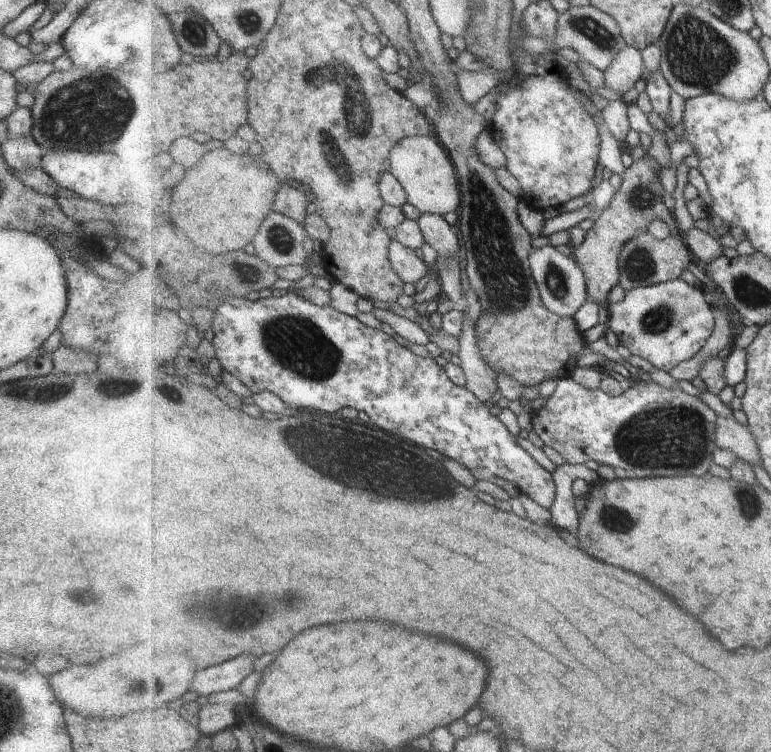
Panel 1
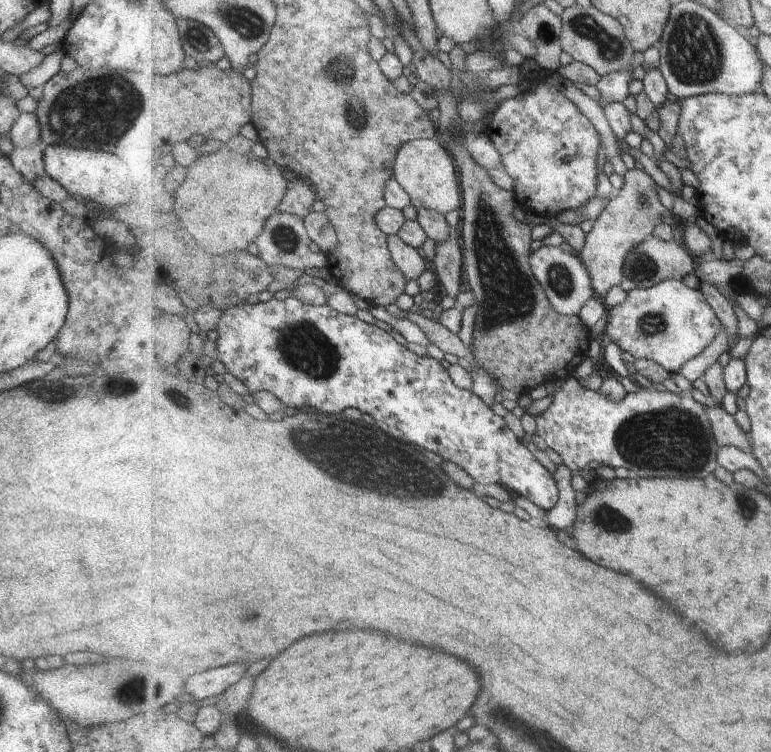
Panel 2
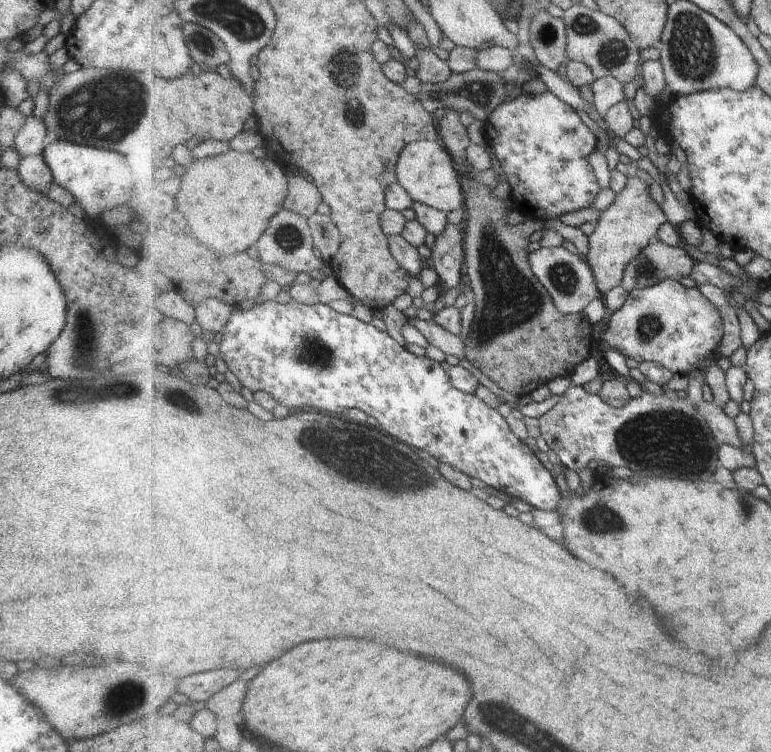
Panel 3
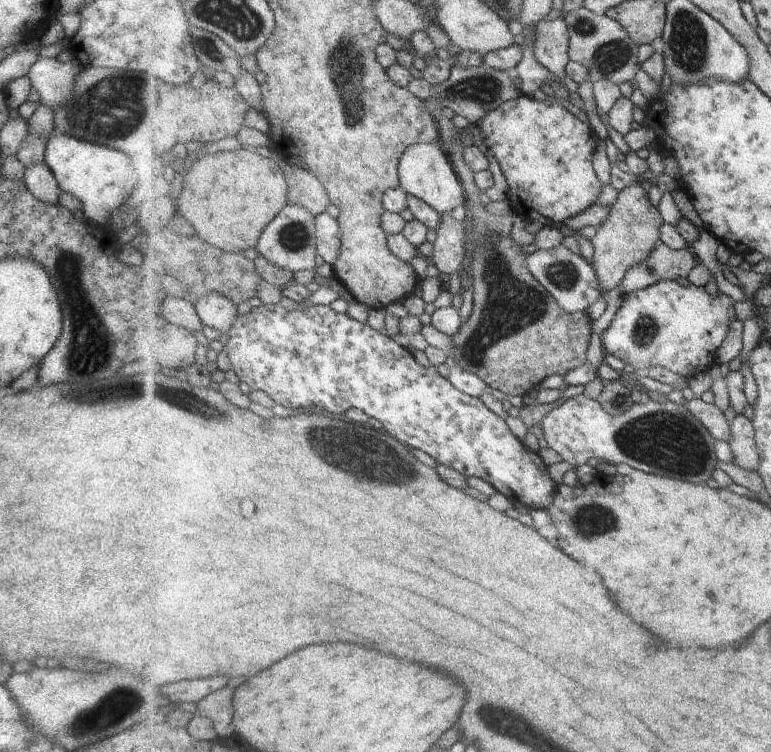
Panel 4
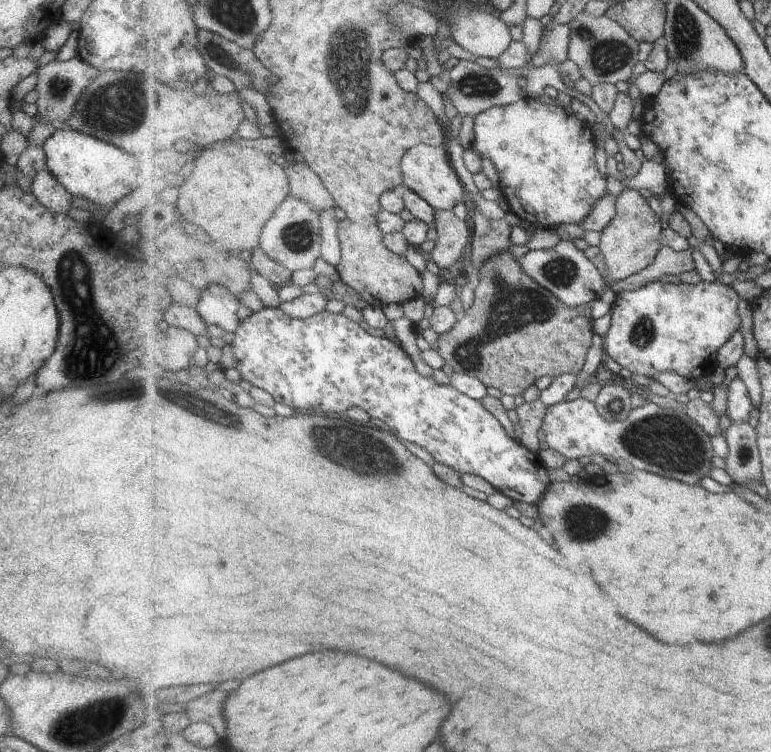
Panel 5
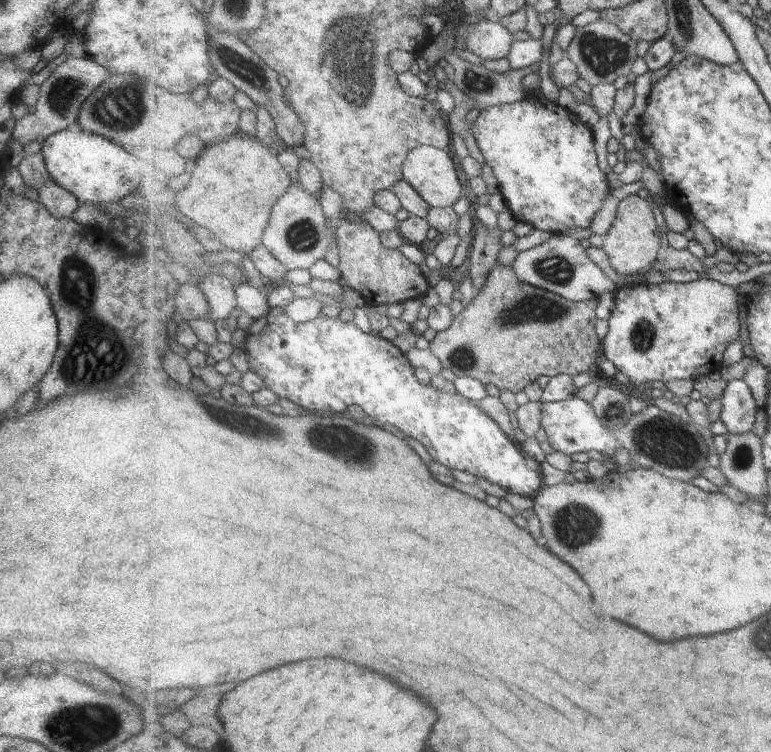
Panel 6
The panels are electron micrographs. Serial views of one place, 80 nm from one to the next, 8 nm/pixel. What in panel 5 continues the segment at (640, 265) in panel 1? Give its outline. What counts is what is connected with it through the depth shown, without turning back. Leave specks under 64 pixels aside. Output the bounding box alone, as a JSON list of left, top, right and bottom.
[609,244,695,294]

